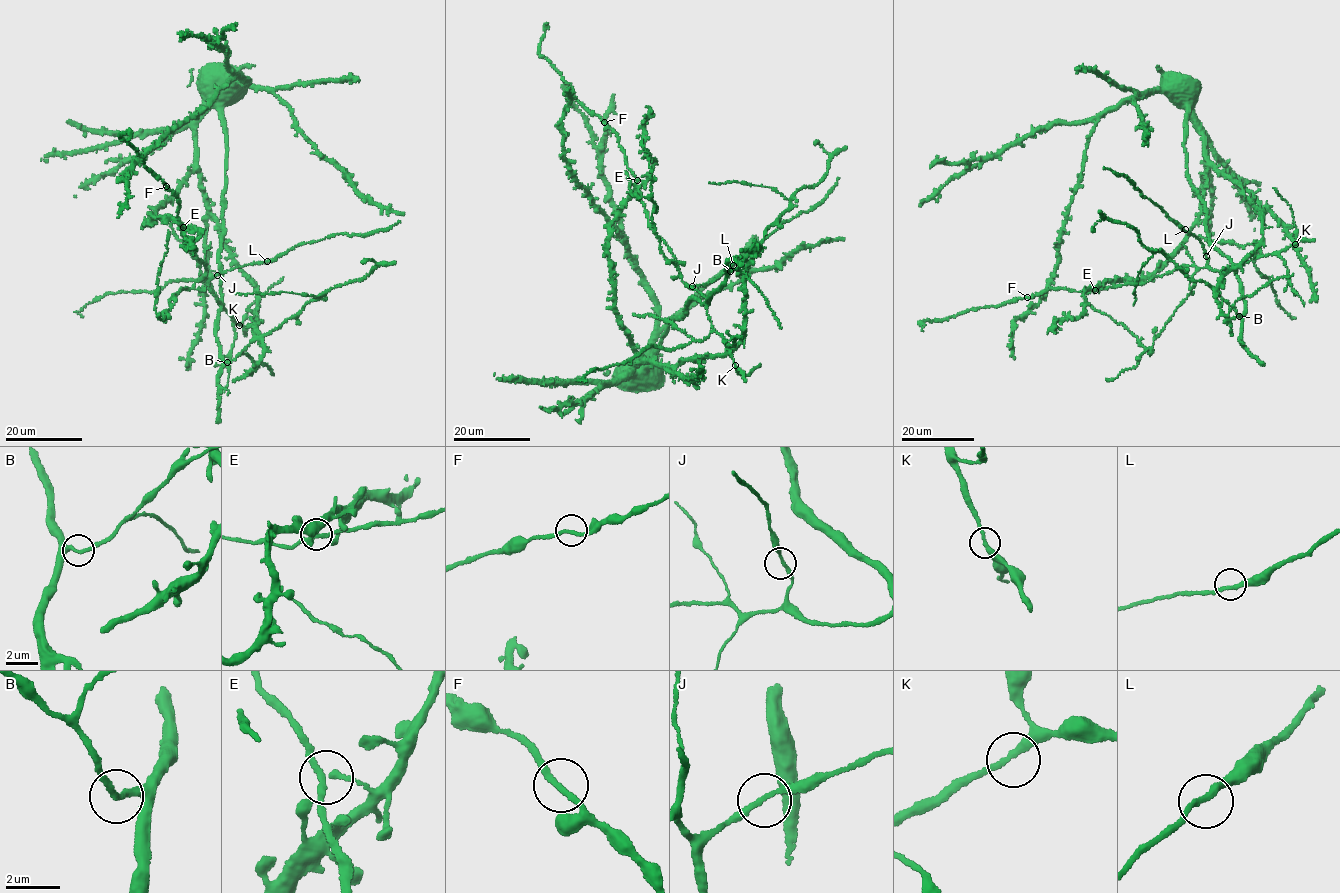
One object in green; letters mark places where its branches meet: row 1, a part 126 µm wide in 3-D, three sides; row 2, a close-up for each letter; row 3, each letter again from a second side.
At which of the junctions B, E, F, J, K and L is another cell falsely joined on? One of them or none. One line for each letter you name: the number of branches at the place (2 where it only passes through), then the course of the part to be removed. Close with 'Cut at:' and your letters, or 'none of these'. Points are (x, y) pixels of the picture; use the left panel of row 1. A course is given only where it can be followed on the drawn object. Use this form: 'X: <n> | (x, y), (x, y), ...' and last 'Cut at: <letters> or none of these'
Cut at: none of these

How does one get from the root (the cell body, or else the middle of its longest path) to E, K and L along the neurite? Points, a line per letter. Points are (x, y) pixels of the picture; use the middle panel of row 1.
E: (637, 364), (641, 356), (634, 348), (615, 306), (616, 286), (607, 255), (610, 225), (632, 194), (637, 180)
K: (637, 364), (628, 377), (648, 360), (673, 317), (683, 316), (692, 296), (706, 304), (711, 324), (735, 365)
L: (637, 364), (692, 296), (705, 302), (687, 286), (707, 285), (733, 265)

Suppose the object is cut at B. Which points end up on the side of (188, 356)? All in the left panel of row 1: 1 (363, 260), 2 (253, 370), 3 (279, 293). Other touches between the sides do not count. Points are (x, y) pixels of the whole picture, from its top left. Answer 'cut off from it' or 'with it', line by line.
1: cut off from it
2: with it
3: cut off from it

